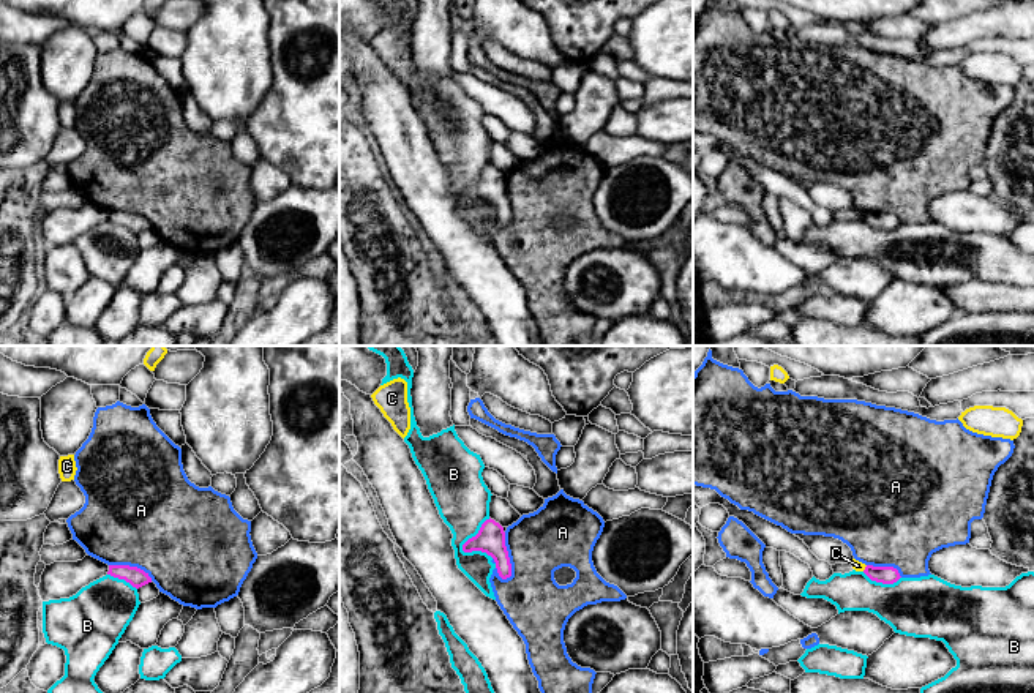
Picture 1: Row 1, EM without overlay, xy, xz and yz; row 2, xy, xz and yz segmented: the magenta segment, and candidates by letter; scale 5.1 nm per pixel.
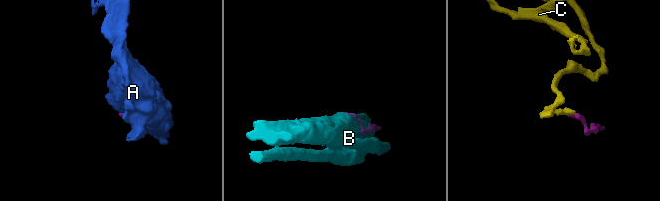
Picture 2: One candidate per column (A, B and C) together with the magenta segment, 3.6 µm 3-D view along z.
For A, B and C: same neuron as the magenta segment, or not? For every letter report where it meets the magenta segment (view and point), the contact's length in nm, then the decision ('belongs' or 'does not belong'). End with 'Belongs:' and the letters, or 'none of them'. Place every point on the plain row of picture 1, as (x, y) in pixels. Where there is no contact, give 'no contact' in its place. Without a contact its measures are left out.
A: meets magenta in xz at (509, 204); contact 240 nm long; does not belong
B: meets magenta in xz at (475, 182); contact 220 nm long; does not belong
C: meets magenta in yz at (865, 215); contact 40 nm long; does not belong
Belongs: none of them

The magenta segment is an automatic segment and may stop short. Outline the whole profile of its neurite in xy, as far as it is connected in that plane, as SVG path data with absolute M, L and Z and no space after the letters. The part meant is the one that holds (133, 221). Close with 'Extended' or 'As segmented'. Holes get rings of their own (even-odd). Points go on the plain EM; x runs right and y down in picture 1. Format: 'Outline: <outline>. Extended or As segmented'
Outline: M109 212L107 221L118 226L125 226L136 235L152 229L152 224L148 223L148 219L145 219L137 213L129 213L129 212Z. As segmented

